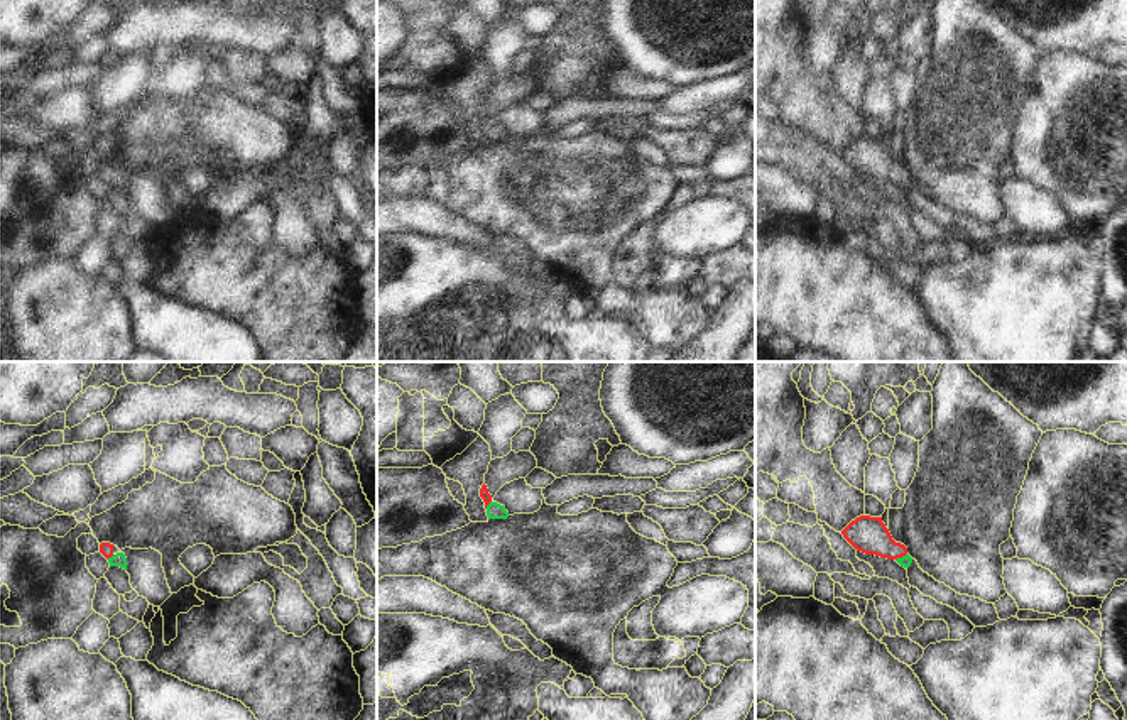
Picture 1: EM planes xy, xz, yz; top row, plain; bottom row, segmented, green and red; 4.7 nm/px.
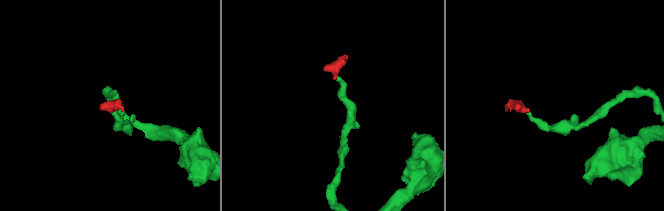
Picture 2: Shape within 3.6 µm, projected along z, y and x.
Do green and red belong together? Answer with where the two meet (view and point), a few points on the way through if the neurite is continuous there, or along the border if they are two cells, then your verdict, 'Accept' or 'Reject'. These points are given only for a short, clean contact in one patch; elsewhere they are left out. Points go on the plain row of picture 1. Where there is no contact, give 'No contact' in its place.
Touches green at xy (112, 178). Path across: xy (117, 181), (112, 178), (105, 169). Accept.

